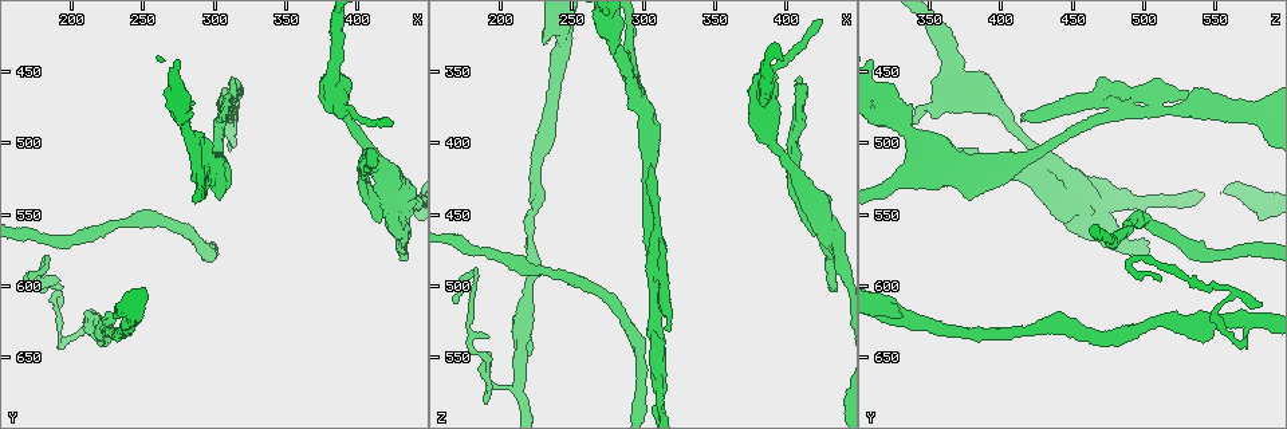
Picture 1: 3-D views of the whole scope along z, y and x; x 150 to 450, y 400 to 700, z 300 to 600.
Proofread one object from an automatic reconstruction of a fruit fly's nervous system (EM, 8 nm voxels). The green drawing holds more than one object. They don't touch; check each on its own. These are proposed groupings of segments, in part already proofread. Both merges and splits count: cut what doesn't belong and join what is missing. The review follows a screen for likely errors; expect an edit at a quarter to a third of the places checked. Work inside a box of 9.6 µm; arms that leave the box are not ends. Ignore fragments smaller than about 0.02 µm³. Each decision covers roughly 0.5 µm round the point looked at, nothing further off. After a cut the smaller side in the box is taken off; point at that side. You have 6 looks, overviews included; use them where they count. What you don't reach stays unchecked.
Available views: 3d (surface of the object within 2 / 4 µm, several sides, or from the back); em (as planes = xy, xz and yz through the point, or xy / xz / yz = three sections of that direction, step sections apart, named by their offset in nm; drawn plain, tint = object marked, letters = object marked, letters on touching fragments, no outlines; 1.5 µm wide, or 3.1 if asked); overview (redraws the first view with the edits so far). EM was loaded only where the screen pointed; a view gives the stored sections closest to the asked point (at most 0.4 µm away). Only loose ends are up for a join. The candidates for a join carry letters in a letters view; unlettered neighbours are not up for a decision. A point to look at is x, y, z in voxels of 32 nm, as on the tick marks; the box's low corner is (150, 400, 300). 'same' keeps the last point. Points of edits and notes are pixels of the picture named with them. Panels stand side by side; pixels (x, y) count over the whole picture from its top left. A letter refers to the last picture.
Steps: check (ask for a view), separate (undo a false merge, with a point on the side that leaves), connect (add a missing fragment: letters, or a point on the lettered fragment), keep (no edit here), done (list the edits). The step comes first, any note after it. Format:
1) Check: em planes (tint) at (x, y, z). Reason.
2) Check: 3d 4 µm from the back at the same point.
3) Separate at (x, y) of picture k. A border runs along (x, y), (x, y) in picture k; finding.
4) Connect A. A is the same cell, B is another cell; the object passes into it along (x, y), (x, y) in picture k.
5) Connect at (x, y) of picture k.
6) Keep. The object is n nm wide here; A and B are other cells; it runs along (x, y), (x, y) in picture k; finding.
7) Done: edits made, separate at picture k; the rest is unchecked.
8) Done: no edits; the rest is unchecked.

Check: em planes (letters) at (434, 584, 502). An open end.

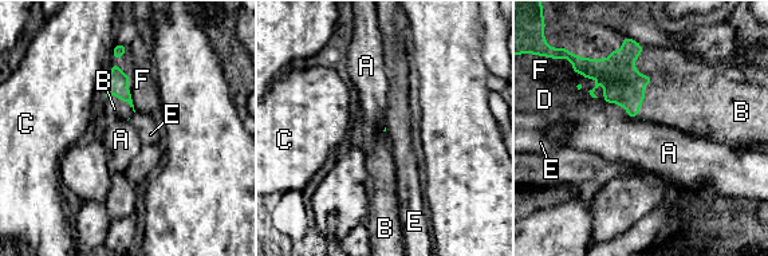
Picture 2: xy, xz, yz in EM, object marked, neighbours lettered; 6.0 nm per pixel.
Connect at (680, 106) of picture 2. B is the same cell, A, C, D, E and F are other cells; the object passes into it along (630, 97), (645, 97), (680, 106) in picture 2; the neuron continues.

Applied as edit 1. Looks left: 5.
Check: em xy step 8 (letters) at (408, 516, 354). An open end.

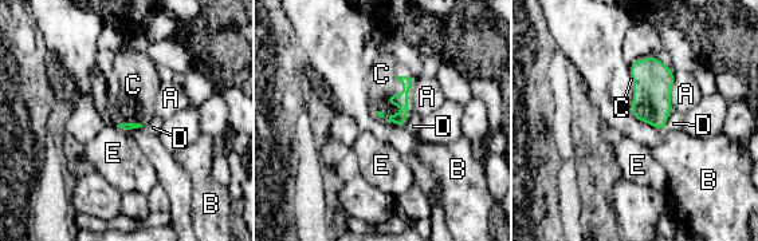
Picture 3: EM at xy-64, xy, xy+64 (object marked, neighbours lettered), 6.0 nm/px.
Connect at (381, 74) of picture 3. C is the same cell, A, B, D and E are other cells; it goes on there.

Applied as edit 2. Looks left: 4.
Check: overview. See it whole again.

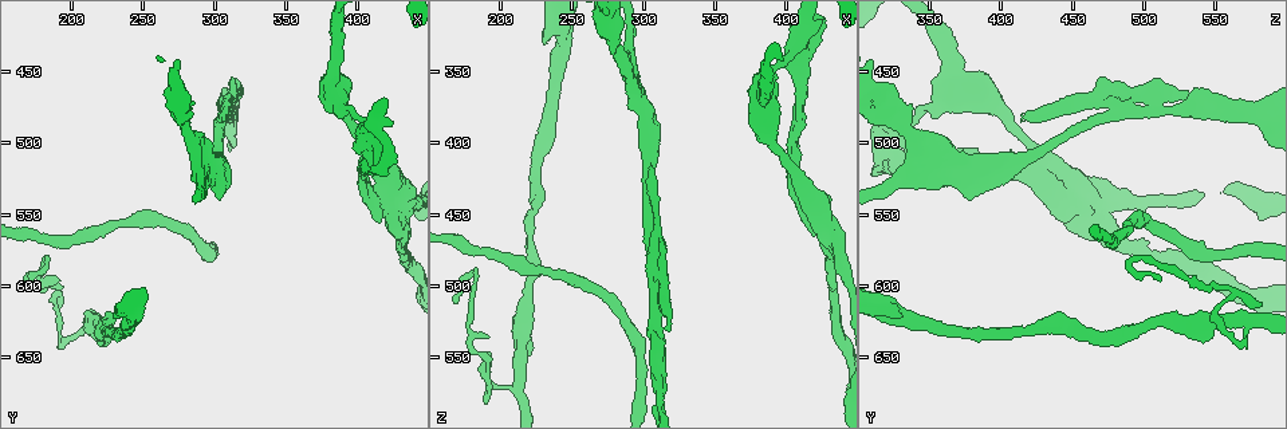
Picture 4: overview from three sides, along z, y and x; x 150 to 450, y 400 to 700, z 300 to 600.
Check: 3d 4 µm at (192, 612, 584). Thin end.

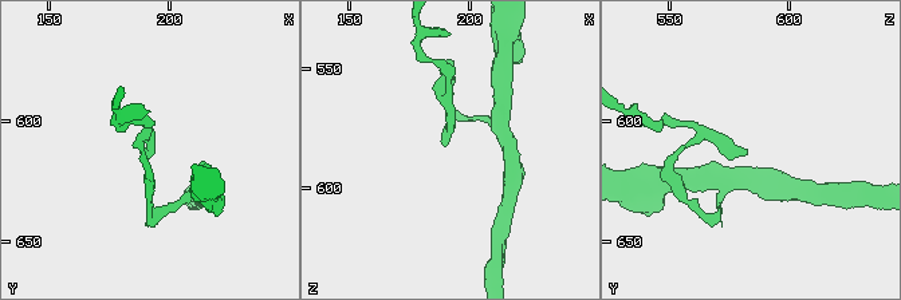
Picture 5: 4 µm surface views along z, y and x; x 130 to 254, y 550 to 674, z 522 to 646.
Check: em planes (letters) at (190, 614, 582). Need the tissue.

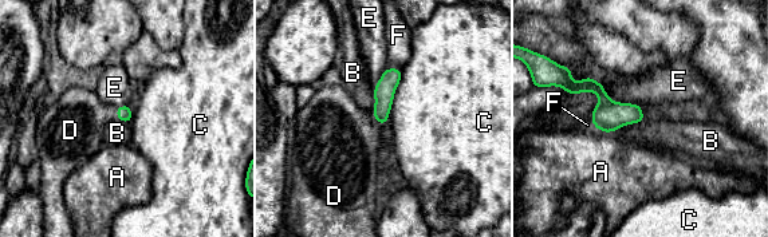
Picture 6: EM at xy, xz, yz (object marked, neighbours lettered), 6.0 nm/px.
Connect at (342, 143) of picture 6. D is the same cell, A, B, C, E and F are other cells; the object passes into it along (384, 91), (377, 121), (342, 143) in picture 6; it goes on there.

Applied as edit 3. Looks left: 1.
Done: edits made, connect at picture 2, connect at picture 3, connect at picture 6; the rest is unchecked.

